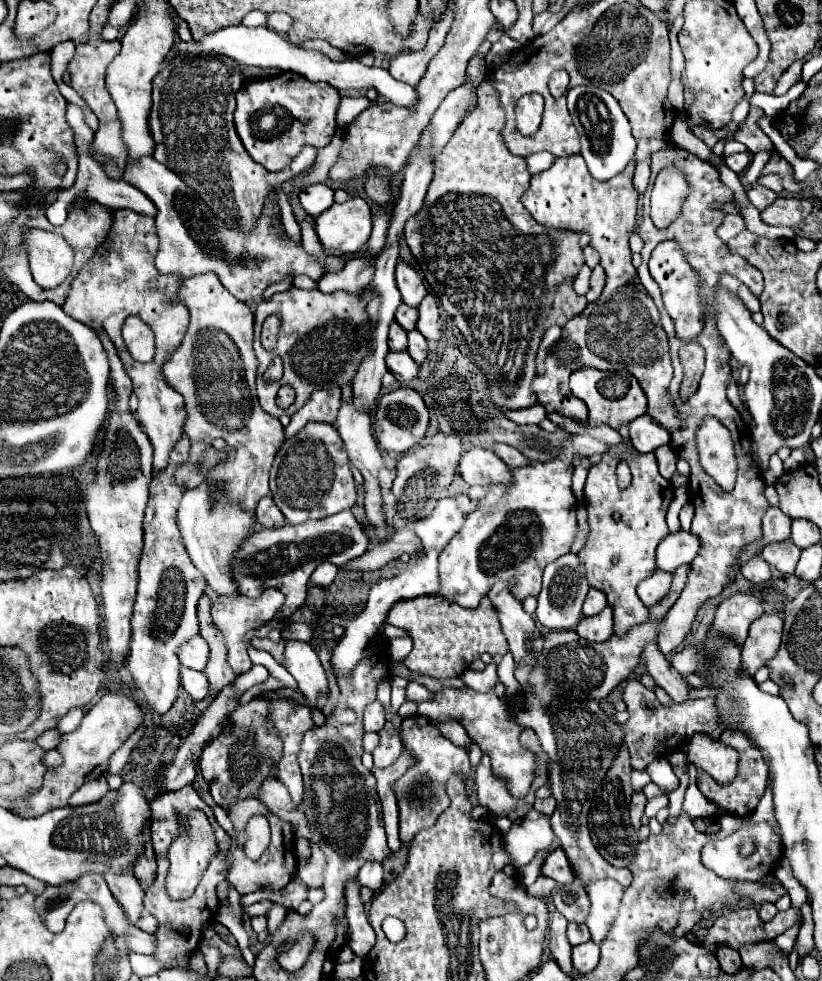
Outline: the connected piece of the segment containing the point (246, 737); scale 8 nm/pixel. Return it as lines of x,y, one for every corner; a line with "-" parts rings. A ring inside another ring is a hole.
254,698
246,706
238,706
236,712
228,716
230,726
216,740
212,740
200,756
200,772
210,786
212,798
222,808
226,808
226,804
234,796
256,796
260,782
268,774
274,774
274,762
282,754
282,742
276,730
266,722
266,714
268,700
264,698

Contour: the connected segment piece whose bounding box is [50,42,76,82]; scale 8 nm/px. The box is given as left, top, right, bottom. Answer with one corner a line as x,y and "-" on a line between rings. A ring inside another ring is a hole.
64,42
64,44
58,44
50,52
50,56
52,56
52,76
54,76
56,82
62,80
62,72
66,70
70,58
74,56
74,48
76,48
74,42

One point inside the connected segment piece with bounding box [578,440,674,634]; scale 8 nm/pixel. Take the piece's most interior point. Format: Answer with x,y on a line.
633,538

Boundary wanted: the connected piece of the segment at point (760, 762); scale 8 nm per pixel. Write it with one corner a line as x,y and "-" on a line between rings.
724,730
718,738
720,742
724,742
726,746
732,746
738,752
738,774
730,784
716,784
714,778
708,778
708,772
698,768
698,788
700,792
708,798
714,800
718,806
722,806
724,810
728,810
734,816
748,816
752,814
752,810
758,806
760,798
766,792
768,786
768,766
760,754
760,750
738,730

